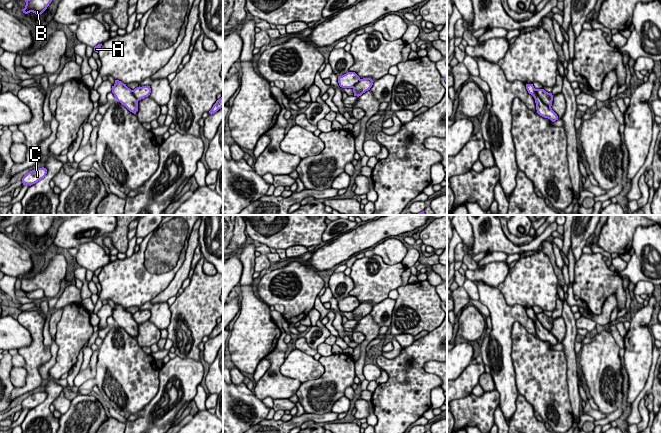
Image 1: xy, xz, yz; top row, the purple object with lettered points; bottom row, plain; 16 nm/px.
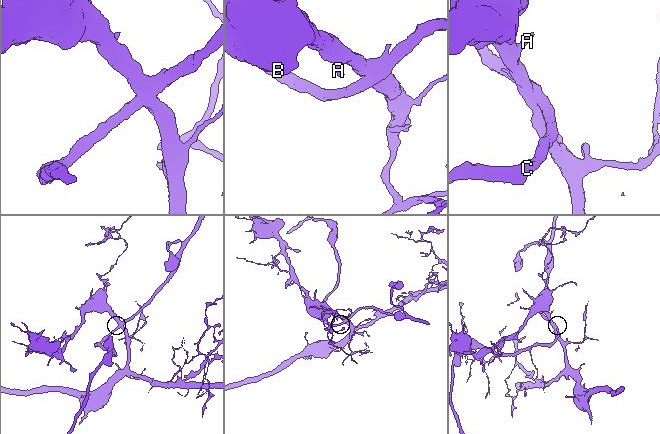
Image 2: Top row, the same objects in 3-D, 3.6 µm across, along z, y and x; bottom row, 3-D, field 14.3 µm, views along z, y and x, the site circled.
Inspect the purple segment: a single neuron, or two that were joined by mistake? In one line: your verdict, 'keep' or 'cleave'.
cleave

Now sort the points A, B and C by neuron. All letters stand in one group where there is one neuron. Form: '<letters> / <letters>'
A B / C

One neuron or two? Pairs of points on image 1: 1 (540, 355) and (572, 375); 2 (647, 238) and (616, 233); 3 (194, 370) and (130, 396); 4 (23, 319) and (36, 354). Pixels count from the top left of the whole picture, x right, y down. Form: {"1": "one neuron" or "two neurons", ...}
{"1": "two neurons", "2": "two neurons", "3": "two neurons", "4": "one neuron"}

